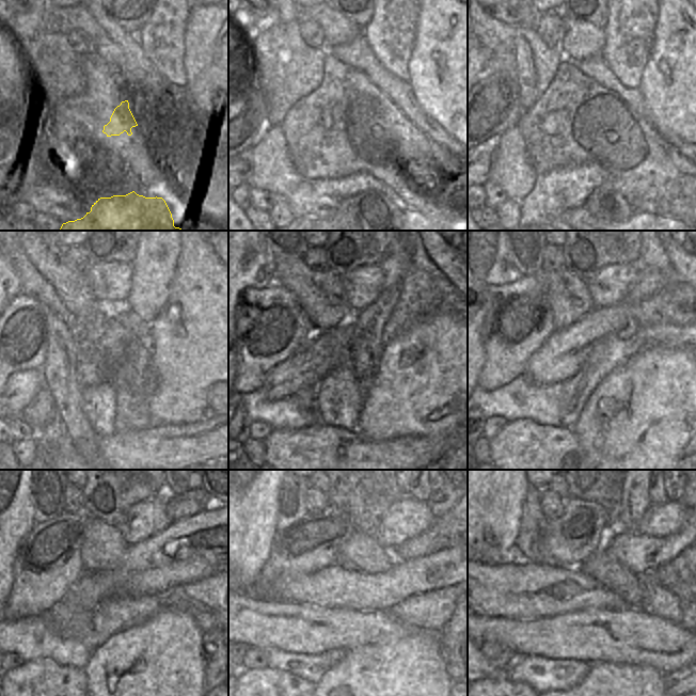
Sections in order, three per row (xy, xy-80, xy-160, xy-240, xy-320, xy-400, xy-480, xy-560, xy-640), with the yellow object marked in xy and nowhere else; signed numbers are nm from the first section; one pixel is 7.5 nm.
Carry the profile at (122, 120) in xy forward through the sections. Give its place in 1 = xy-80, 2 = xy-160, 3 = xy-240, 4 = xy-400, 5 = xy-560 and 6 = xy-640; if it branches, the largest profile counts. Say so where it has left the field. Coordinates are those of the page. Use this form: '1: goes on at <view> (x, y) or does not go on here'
1: goes on at xy-80 (370, 116)
2: goes on at xy-160 (607, 115)
3: goes on at xy-240 (125, 356)
4: goes on at xy-400 (649, 281)
5: goes on at xy-560 (440, 502)
6: goes on at xy-640 (684, 500)

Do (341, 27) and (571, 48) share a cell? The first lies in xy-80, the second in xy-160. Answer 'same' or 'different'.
same

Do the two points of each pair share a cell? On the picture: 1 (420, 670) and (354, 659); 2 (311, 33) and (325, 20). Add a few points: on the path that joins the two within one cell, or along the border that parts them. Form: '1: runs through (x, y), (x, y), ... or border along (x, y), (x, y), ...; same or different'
1: runs through (404, 670), (370, 669); same
2: border along (300, 19), (312, 19), (320, 28), (326, 47); different

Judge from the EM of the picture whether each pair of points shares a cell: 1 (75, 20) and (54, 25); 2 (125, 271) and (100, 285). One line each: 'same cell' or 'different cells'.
1: same cell
2: same cell

